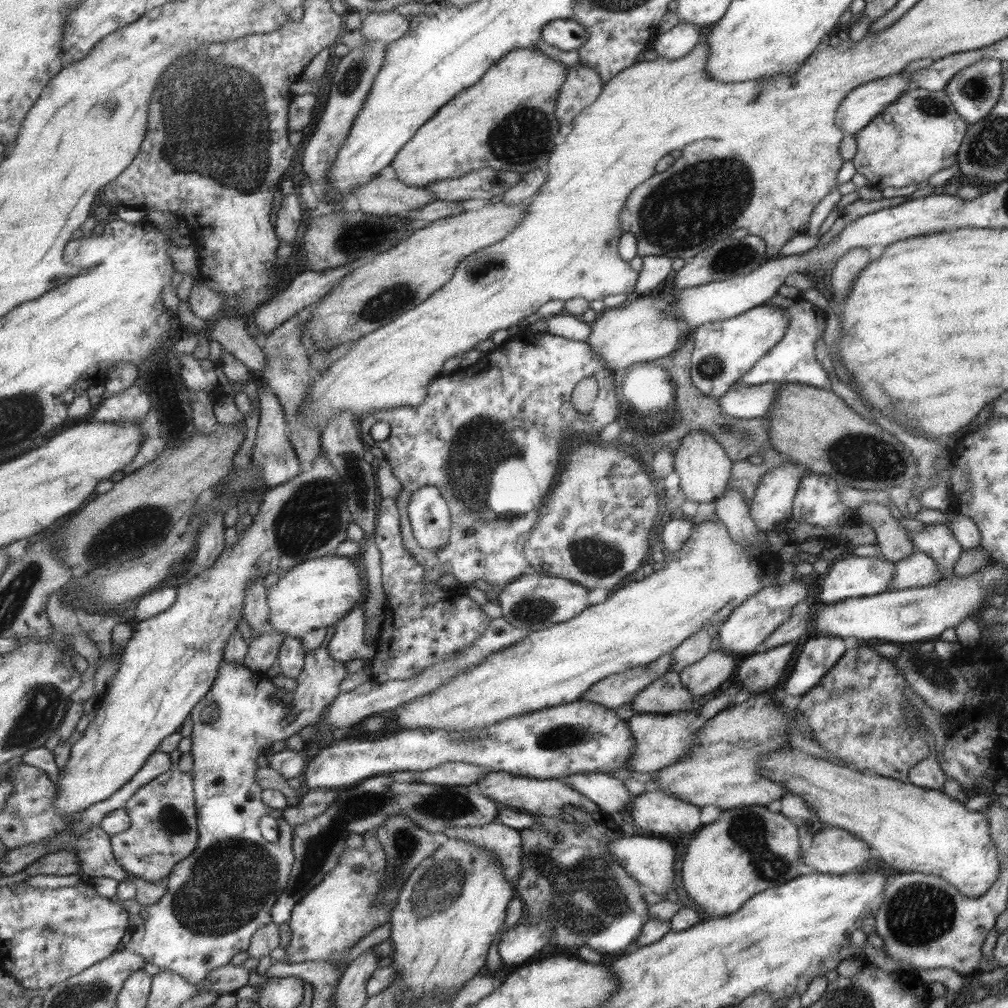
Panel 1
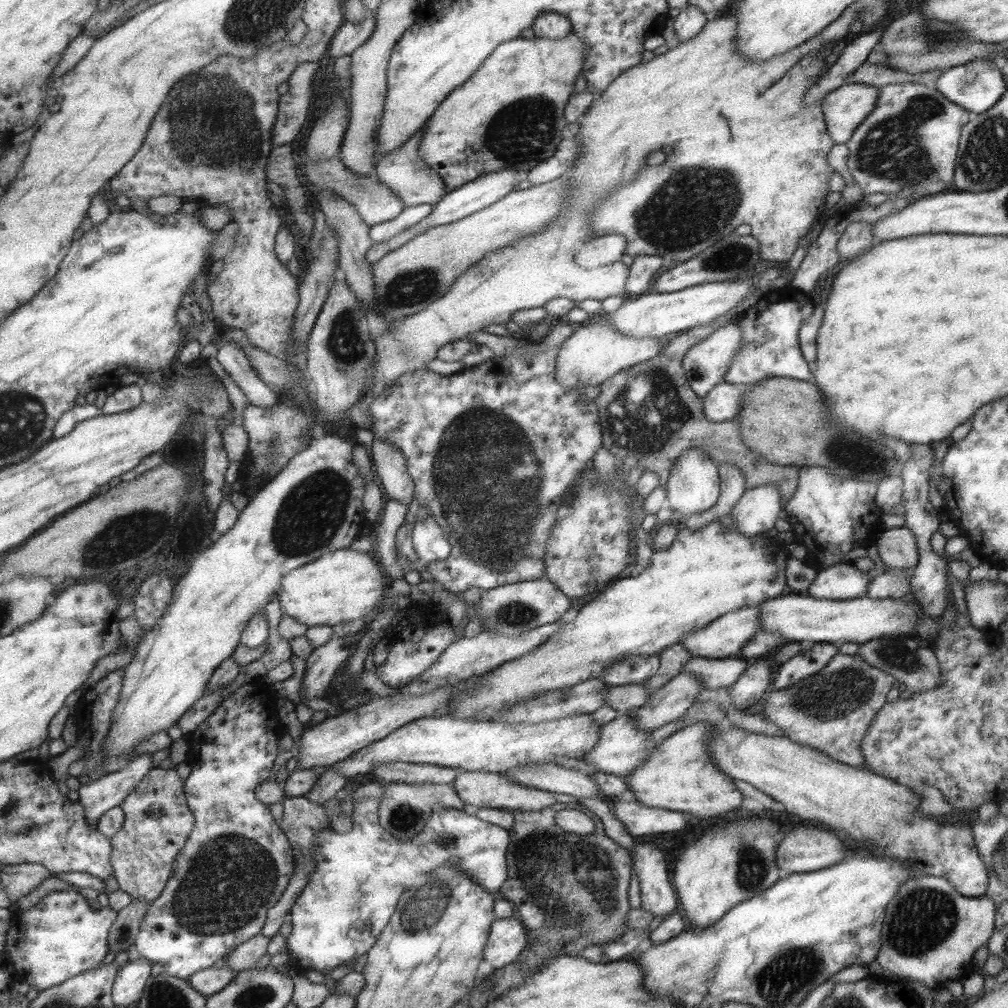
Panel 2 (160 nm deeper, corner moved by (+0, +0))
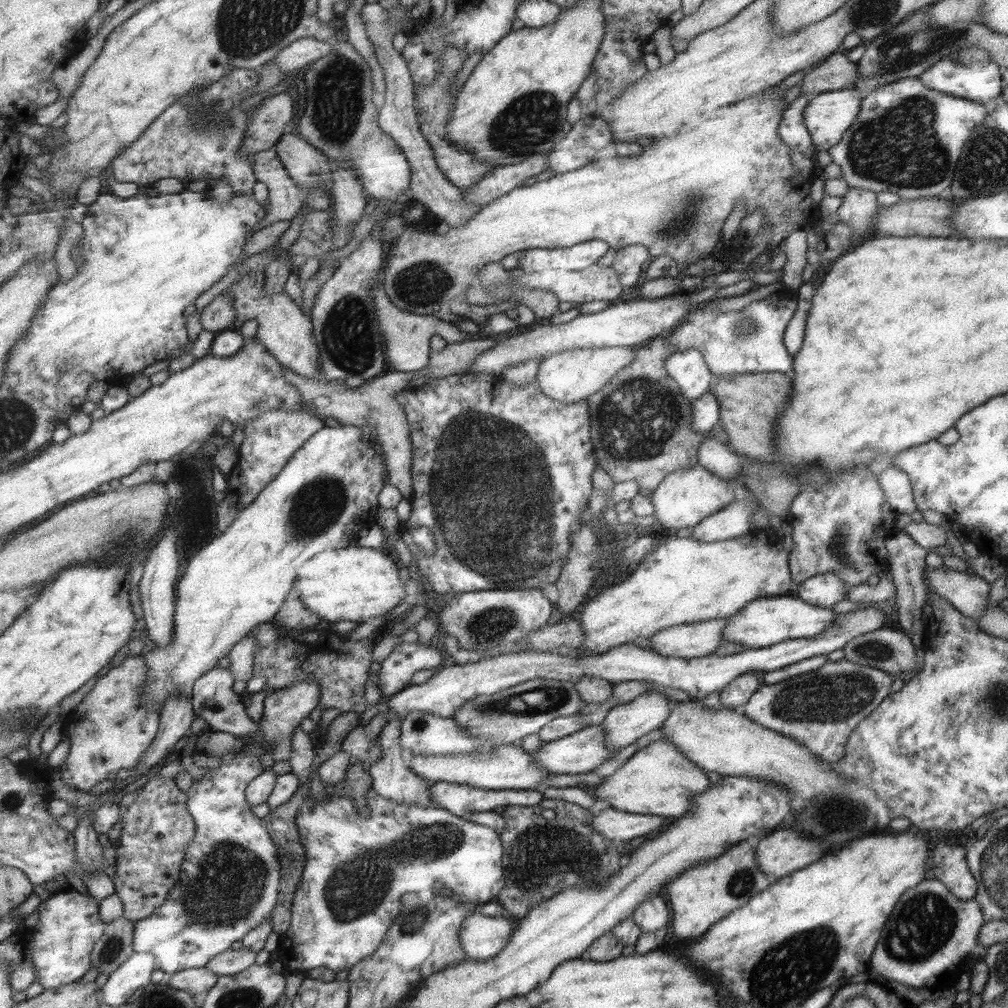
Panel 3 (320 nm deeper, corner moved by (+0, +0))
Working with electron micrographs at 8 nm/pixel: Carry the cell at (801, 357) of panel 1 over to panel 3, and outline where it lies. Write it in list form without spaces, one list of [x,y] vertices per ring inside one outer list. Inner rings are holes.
[[[779,294],[752,300],[738,311],[716,313],[714,303],[717,299],[710,299],[699,304],[697,308],[687,313],[685,318],[669,334],[664,336],[664,344],[670,346],[670,350],[681,351],[694,348],[703,359],[705,366],[712,375],[723,376],[741,373],[780,372],[792,378],[792,356],[783,347],[782,336],[785,326],[795,310],[796,300],[783,298]]]

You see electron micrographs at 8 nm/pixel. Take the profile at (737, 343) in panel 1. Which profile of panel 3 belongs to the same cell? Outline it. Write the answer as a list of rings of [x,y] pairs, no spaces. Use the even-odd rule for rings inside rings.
[[[694,348],[671,353],[665,359],[663,368],[687,400],[695,400],[708,392],[712,374]]]

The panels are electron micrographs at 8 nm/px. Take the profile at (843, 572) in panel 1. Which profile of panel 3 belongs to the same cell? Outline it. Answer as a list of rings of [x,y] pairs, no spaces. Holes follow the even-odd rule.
[[[834,574],[815,575],[798,583],[796,596],[803,602],[819,608],[830,608],[837,601],[846,598],[849,585]]]

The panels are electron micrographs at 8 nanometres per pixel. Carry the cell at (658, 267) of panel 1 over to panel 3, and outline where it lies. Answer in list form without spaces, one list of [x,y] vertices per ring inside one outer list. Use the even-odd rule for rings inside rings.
[[[629,245],[615,250],[610,268],[618,276],[622,287],[636,286],[643,264],[647,262],[648,250],[641,245]]]

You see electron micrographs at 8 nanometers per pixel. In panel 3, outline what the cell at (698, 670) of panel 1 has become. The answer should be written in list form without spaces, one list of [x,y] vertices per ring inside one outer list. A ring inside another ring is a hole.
[[[648,691],[638,694],[631,702],[610,708],[600,724],[604,745],[606,748],[623,748],[629,746],[637,737],[657,729],[667,718],[671,704],[663,693]]]

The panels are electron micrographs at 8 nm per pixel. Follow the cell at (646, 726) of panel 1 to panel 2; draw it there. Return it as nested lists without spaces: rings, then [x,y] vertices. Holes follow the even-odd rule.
[[[622,713],[599,727],[597,740],[581,759],[597,769],[597,772],[620,774],[625,777],[639,764],[643,764],[653,747],[648,741],[648,732],[637,730],[634,726],[634,718],[628,718],[627,713]]]

